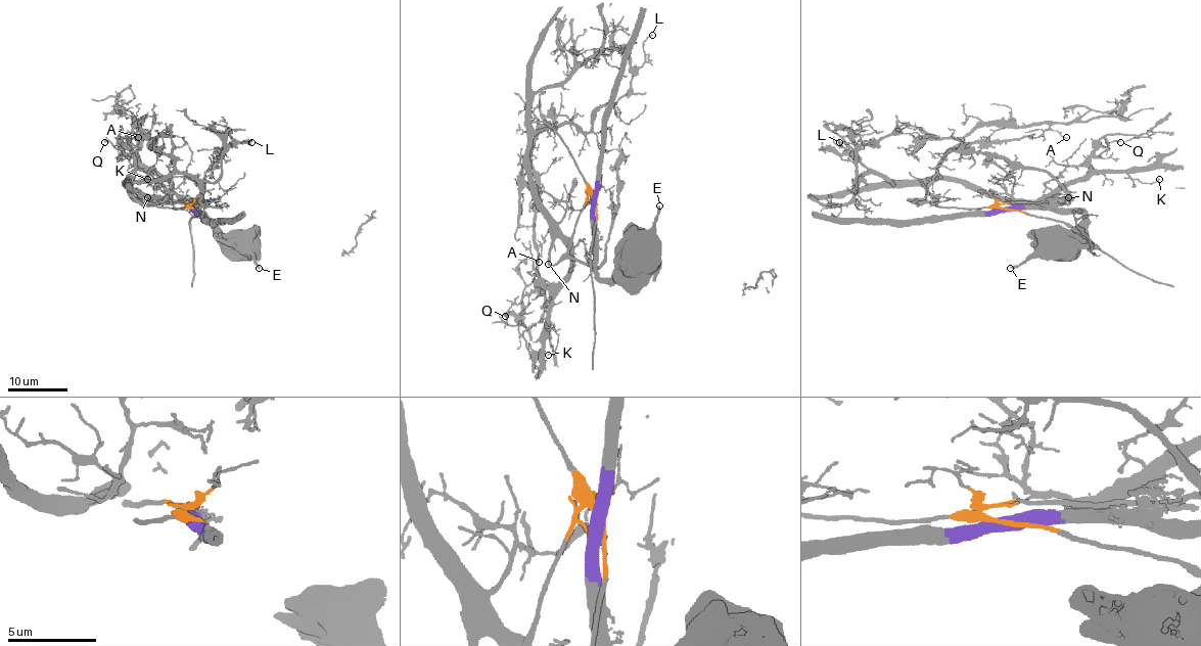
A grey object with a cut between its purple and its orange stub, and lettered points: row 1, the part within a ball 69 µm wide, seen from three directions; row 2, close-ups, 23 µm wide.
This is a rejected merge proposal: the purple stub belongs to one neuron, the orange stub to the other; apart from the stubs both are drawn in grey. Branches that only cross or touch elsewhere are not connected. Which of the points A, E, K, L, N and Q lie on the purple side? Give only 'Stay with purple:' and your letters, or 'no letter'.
Stay with purple: E

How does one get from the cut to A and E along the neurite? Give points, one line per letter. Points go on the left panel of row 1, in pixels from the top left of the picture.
A: (194, 209), (157, 208), (129, 186), (133, 172), (129, 136), (135, 123), (141, 130), (138, 138)
E: (194, 209), (209, 219), (232, 247), (243, 247), (259, 268)

